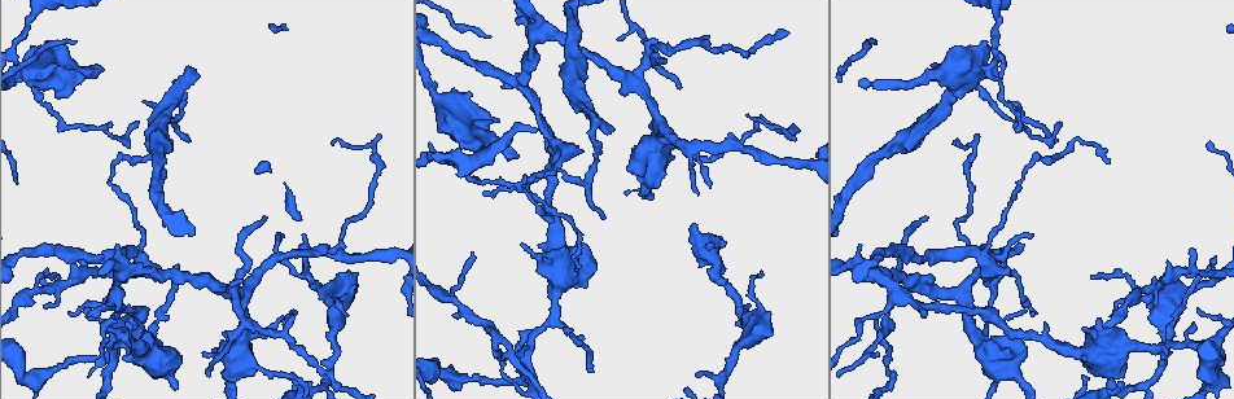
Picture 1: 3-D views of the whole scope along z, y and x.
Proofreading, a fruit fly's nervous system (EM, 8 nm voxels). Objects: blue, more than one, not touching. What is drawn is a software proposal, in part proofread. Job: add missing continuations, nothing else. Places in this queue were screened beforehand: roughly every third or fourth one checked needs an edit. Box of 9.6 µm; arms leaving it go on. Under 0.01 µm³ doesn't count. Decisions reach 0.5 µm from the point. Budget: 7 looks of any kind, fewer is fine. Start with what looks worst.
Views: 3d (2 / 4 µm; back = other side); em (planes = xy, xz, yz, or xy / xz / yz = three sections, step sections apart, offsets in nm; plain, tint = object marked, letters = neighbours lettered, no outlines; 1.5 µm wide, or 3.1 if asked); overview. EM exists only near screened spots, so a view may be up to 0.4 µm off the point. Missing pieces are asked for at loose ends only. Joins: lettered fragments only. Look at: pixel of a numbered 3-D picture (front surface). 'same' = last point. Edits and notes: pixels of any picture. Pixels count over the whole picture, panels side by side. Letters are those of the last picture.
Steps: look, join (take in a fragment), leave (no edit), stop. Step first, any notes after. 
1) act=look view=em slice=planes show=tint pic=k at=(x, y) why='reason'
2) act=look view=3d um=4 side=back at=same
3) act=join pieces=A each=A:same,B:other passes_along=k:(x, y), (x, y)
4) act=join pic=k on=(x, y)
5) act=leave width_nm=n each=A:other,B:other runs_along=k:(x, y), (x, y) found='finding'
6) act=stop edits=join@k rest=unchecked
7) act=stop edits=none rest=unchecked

act=look view=em slice=xz step=4 show=letters pic=1 at=(191, 67) why='an open end'

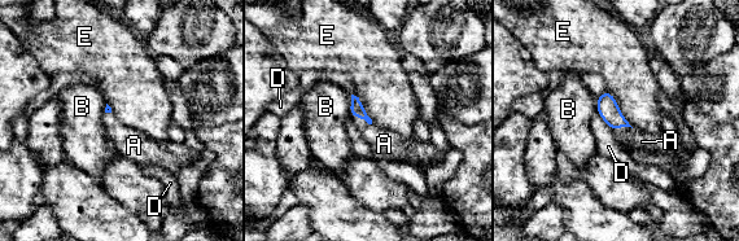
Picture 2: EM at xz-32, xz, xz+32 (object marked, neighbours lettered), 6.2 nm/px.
act=look view=em slice=planes show=letters at=same

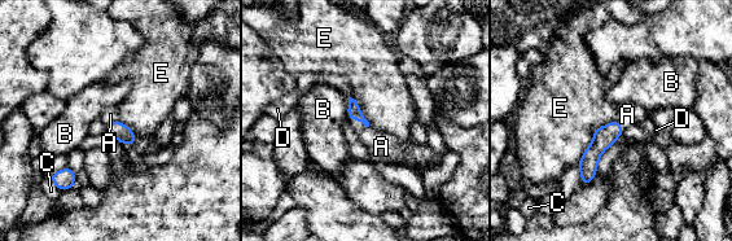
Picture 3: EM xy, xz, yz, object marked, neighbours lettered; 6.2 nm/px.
act=join pic=3 on=(381, 147) longest_contact=E:360nm each=A:same,B:other,C:other,D:other,E:other passes_along=3:(354, 112), (359, 121), (381, 147) found='it goes on there'

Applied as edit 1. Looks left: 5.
act=look view=em slice=planes show=letters pic=1 at=(875, 353) why='tapers out'

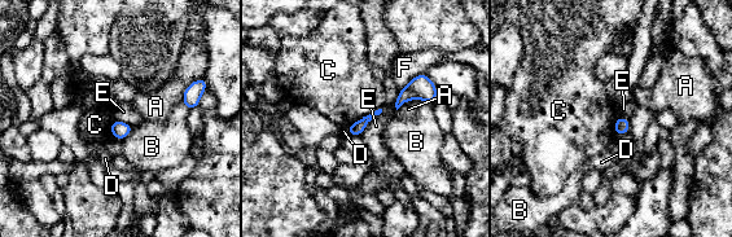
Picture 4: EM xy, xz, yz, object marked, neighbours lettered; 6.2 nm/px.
act=leave each=A:other,B:other,C:other,D:other,E:other,F:other found='no lettered fragment goes on from it'

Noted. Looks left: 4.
act=look view=em slice=xy step=8 show=letters pic=1 at=(71, 315) why='an open end'

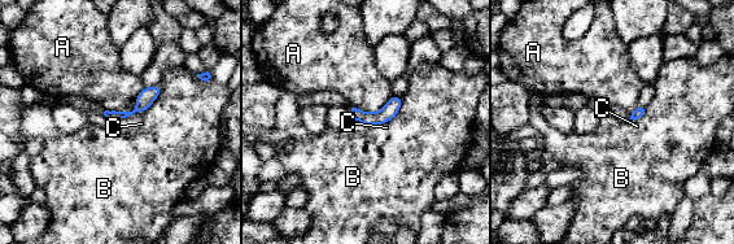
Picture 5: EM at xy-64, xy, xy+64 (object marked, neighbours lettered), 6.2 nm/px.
act=look view=em slice=yz step=4 show=letters at=same why='another direction'

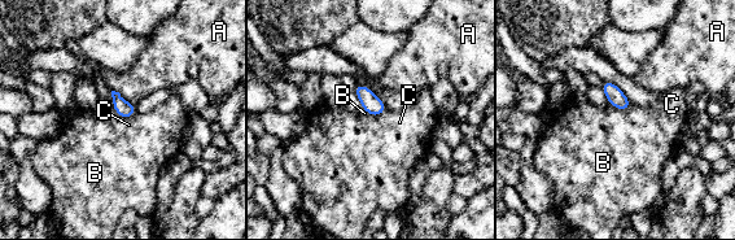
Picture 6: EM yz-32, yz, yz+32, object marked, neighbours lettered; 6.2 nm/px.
act=leave each=A:other,B:other,C:other border=6:(609, 103), (621, 109), (631, 105) found='no lettered fragment goes on from it'

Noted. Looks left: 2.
act=stop edits=join@3 rest=unchecked

